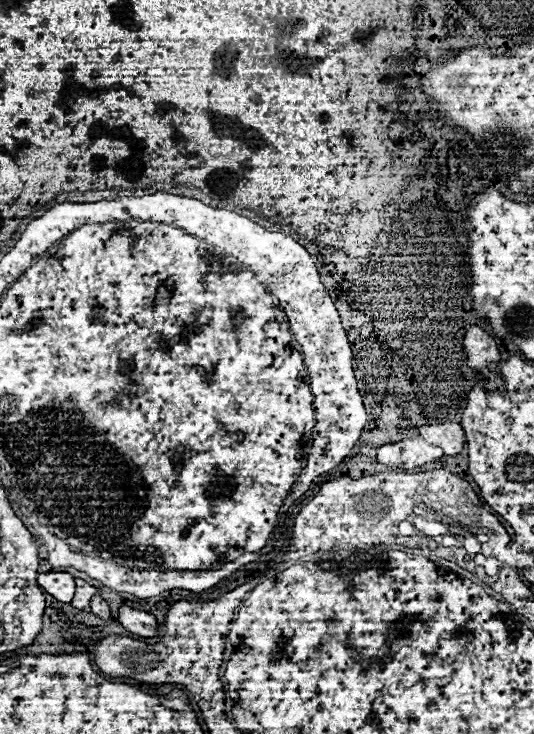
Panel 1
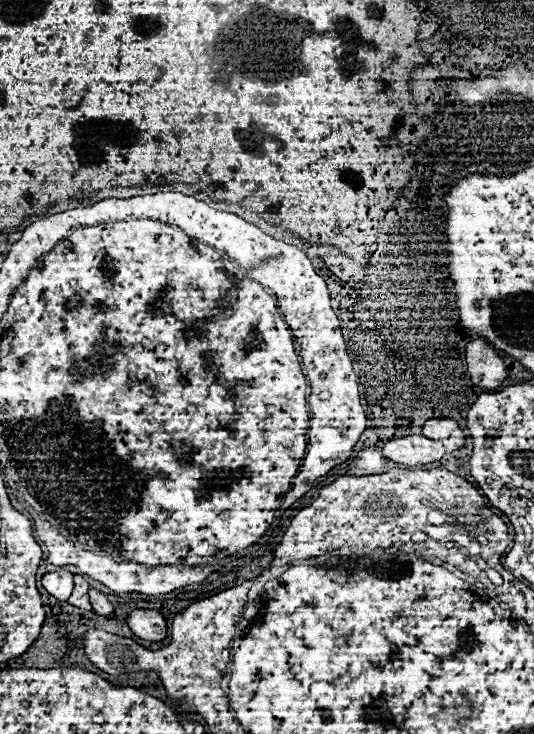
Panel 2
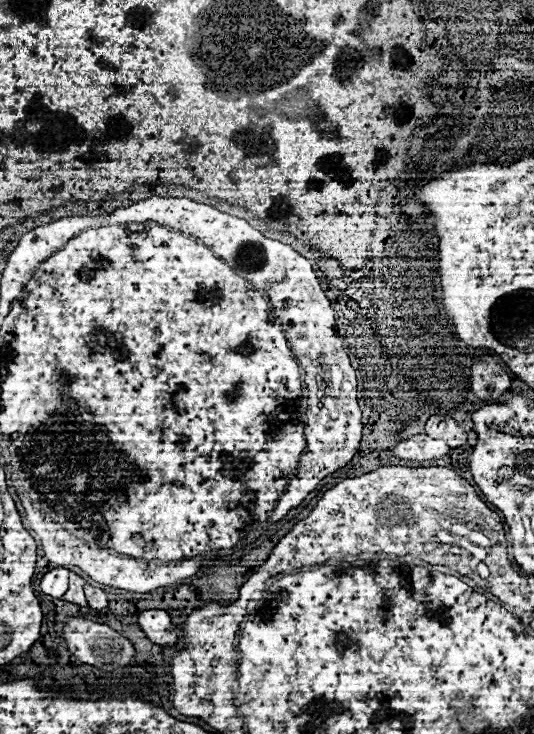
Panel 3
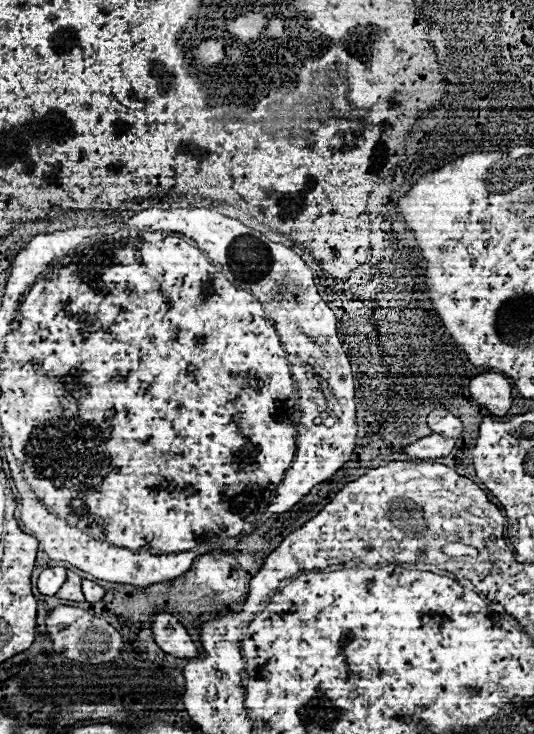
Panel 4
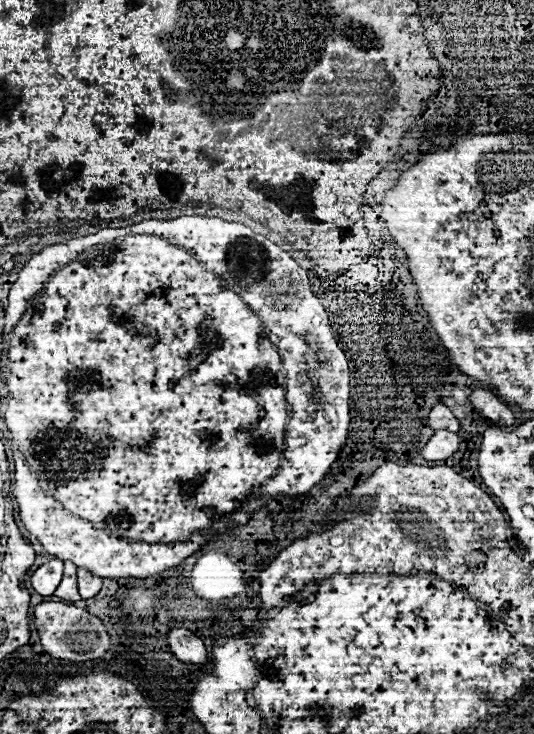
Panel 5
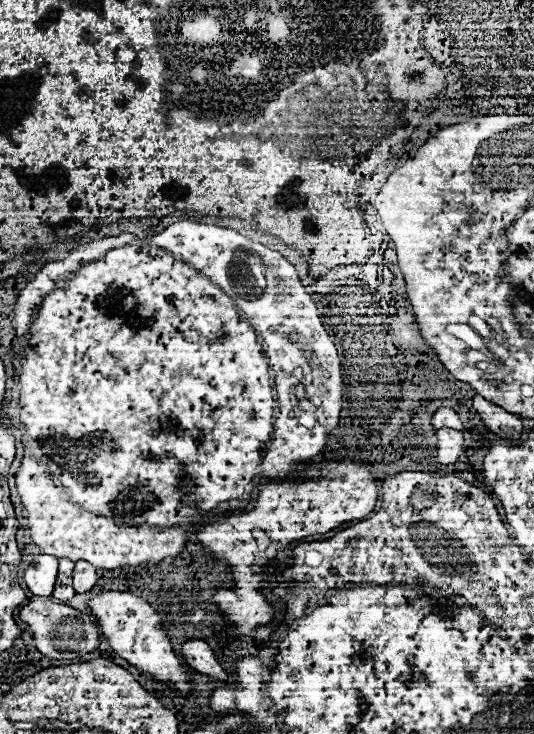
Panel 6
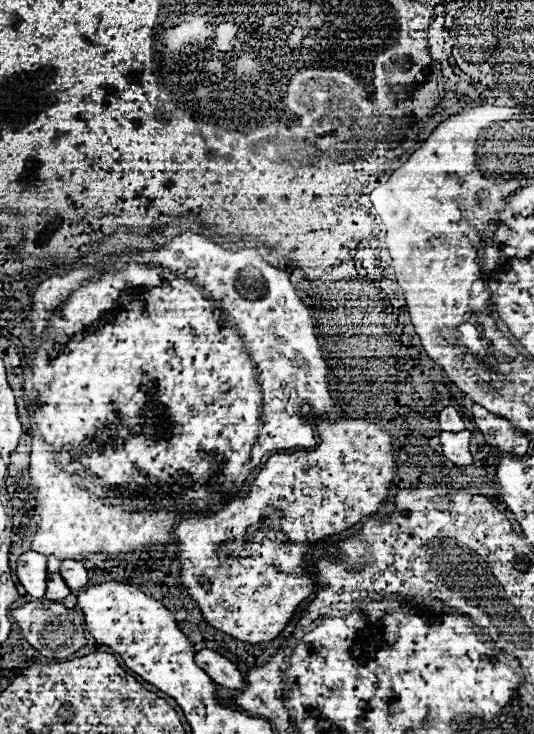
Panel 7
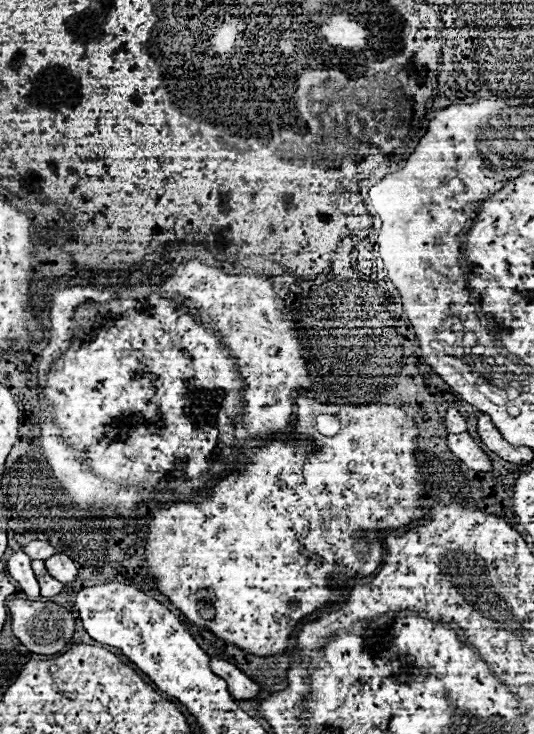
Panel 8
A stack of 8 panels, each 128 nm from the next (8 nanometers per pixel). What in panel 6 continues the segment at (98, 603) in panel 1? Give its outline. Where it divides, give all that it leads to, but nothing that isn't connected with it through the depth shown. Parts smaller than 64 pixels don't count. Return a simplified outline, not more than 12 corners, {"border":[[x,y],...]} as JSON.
{"border":[[74,562],[72,584],[78,594],[96,586],[96,568]]}

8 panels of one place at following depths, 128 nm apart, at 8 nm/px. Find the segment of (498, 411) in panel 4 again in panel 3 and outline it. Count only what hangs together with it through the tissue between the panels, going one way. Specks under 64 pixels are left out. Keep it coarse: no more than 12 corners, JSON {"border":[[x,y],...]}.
{"border":[[492,354],[470,368],[472,392],[496,402],[510,376]]}

